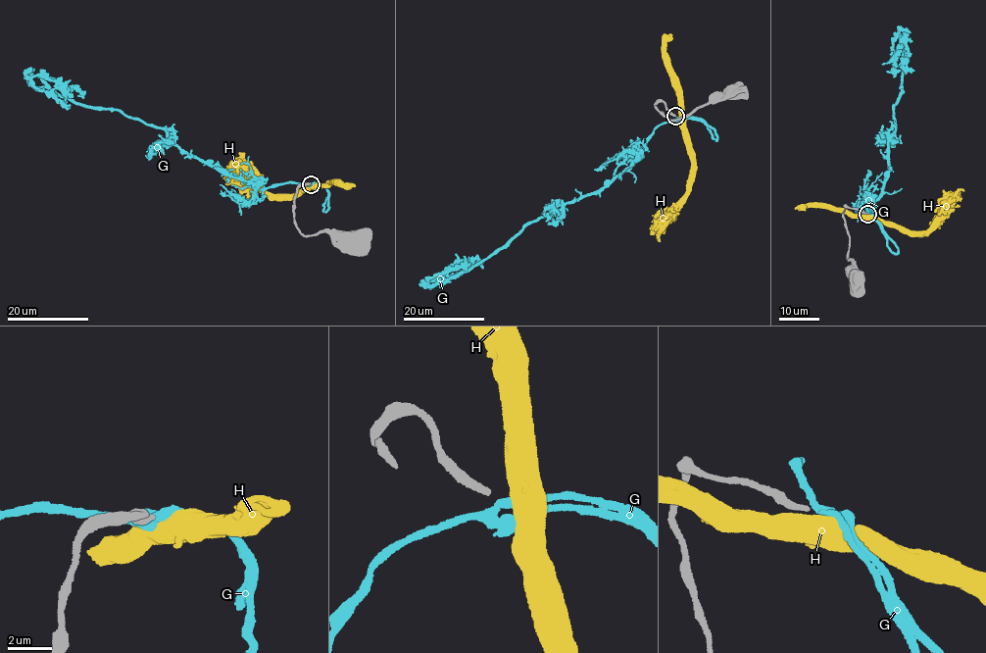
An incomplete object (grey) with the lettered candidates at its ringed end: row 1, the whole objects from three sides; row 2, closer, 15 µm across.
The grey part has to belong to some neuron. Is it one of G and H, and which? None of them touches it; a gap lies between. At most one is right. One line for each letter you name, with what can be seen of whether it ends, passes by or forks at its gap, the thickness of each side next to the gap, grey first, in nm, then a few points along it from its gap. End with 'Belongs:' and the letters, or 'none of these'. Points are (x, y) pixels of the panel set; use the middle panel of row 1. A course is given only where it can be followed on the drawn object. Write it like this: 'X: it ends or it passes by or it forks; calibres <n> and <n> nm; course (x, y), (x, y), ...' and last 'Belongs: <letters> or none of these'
G: it forks; calibres 280 and 300 nm; course (676, 117), (657, 125), (646, 149), (604, 186), (532, 221), (477, 263), (440, 279), (476, 262), (483, 269)
Belongs: G

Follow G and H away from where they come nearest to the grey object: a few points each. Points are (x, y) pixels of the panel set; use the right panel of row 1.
G: (869, 214), (863, 206), (873, 206), (887, 174), (904, 42), (907, 65), (914, 71)
H: (869, 215), (892, 222), (908, 231), (927, 231), (933, 227), (937, 215), (951, 197), (964, 190)

